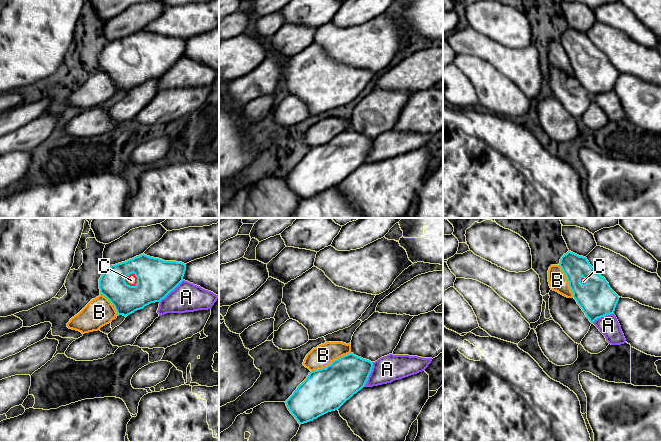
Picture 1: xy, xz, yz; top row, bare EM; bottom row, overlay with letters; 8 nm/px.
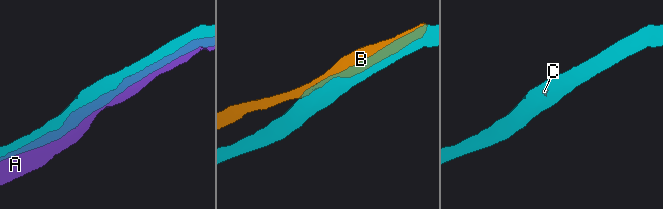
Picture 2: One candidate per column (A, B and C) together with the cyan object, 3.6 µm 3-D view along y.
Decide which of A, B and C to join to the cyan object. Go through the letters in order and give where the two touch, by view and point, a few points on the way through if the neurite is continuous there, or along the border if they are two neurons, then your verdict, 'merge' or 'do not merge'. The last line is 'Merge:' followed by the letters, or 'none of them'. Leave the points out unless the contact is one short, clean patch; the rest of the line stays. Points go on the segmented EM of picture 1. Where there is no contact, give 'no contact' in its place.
A: meets cyan in xz at (369, 374); do not merge
B: meets cyan in xz at (331, 363); do not merge
C: meets cyan in xy at (125, 278); merge
Merge: C

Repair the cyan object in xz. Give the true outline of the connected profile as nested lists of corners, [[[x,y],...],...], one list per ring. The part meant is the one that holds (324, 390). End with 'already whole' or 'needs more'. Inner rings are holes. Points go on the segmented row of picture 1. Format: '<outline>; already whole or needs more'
[[[349,353],[326,368],[311,371],[285,401],[298,423],[304,424],[339,409],[368,380],[373,362]]]; already whole

